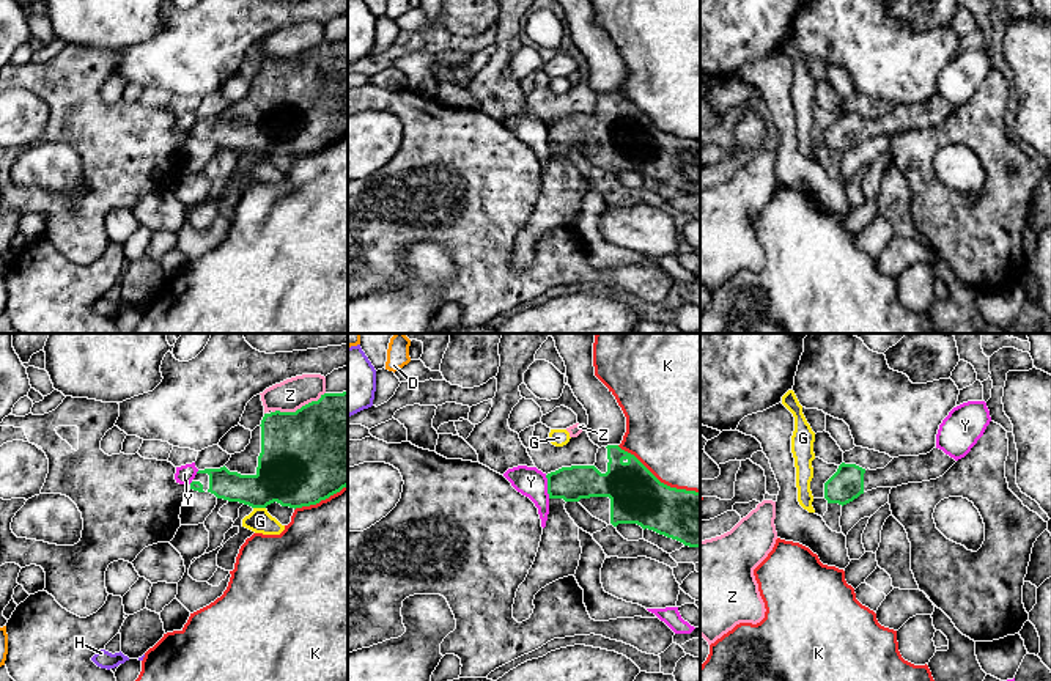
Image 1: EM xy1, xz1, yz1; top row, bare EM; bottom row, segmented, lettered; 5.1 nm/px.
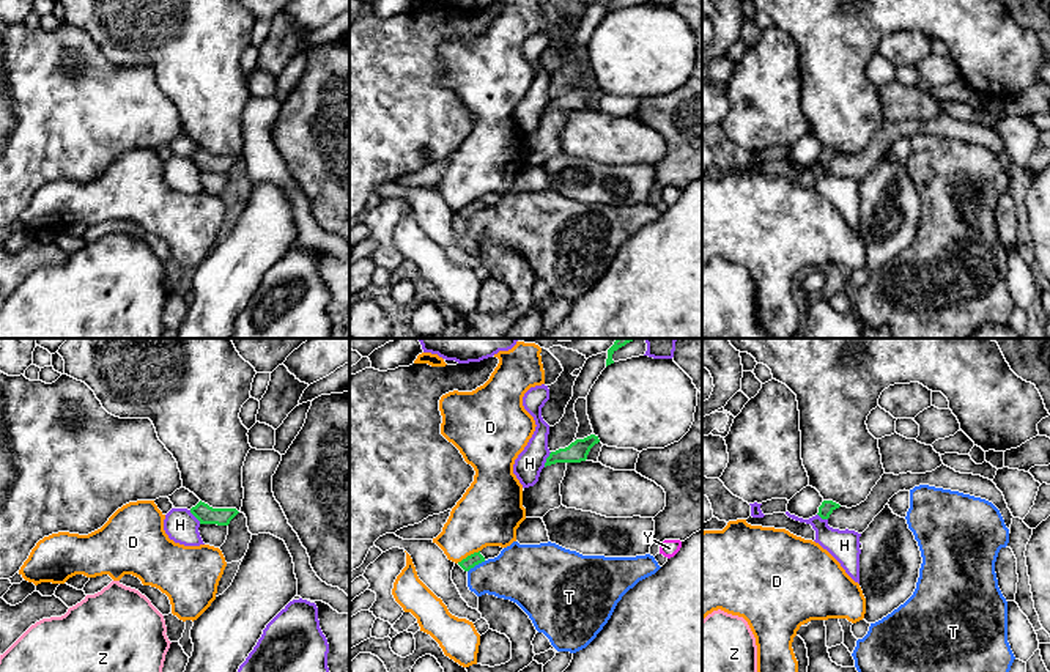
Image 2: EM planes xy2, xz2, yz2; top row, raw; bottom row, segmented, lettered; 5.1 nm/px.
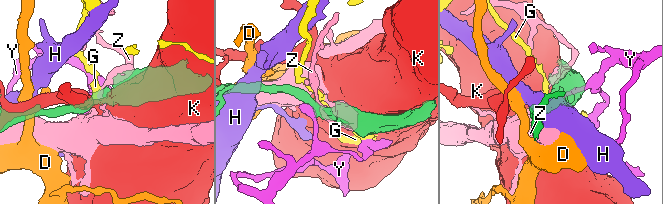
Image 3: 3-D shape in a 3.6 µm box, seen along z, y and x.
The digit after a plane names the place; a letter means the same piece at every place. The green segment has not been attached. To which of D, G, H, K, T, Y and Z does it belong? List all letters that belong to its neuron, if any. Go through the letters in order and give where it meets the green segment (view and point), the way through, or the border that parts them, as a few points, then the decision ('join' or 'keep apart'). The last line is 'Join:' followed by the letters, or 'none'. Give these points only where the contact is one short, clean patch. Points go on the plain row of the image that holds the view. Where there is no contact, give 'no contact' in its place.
D: meets green in xz2 at (468, 203); keep apart
G: meets green in xy1 at (260, 154); border along xy1 (254, 154), (265, 156); keep apart
H: meets green in xz2 at (547, 107); keep apart
K: meets green in xz1 at (656, 126); keep apart
T: meets green in xz2 at (476, 211); border along xz2 (485, 208), (468, 219); keep apart
Y: meets green in xz1 at (548, 134); border along xz1 (545, 123), (549, 145); keep apart
Z: meets green in xy1 at (298, 57); keep apart
Join: none

